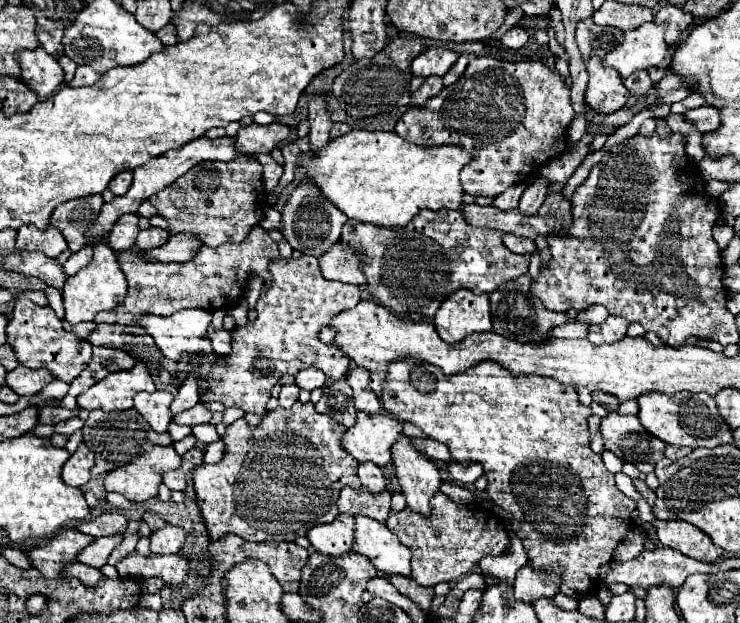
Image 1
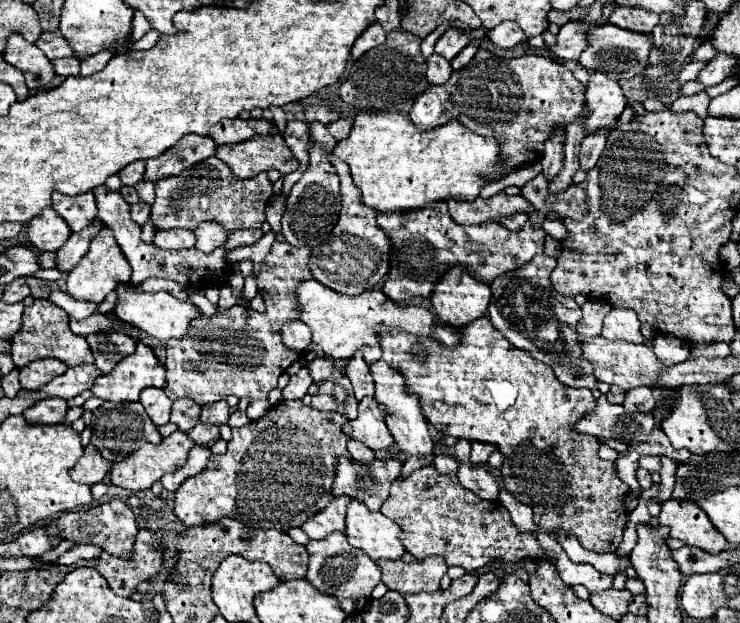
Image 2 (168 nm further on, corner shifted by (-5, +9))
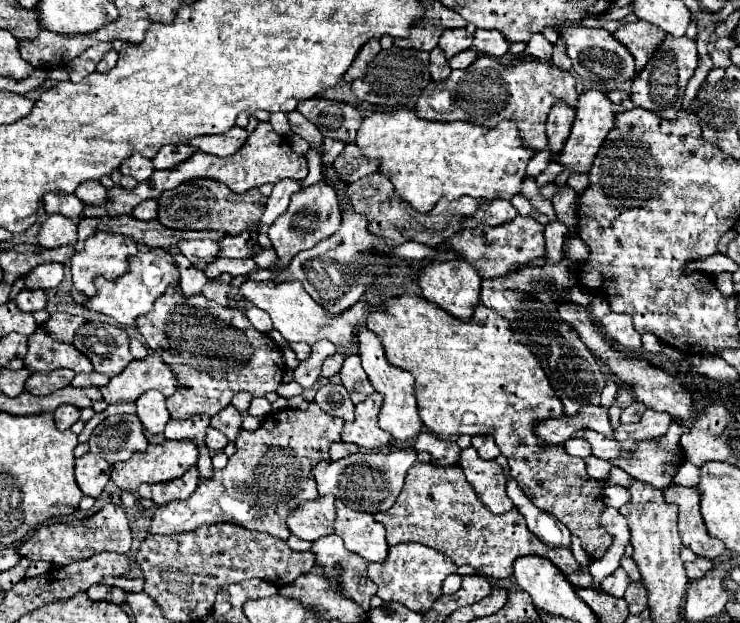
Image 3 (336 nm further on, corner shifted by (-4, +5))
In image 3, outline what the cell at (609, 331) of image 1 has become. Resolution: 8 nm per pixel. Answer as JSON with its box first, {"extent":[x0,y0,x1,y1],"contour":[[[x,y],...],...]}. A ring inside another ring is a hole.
{"extent":[600,313,642,351],"contour":[[[608,313],[600,319],[600,325],[602,325],[604,333],[618,345],[622,345],[630,351],[642,347],[640,333],[636,333],[636,329],[632,325],[632,317],[624,315],[624,313]]]}

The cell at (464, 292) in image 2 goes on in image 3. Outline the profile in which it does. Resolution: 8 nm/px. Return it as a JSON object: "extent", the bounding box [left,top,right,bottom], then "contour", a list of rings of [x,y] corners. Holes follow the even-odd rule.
{"extent":[420,261,480,321],"contour":[[[430,261],[420,269],[420,289],[424,299],[428,299],[430,303],[436,303],[438,307],[442,307],[446,313],[450,313],[456,319],[462,321],[470,321],[468,317],[472,317],[472,311],[480,299],[480,275],[476,273],[476,269],[472,269],[472,265],[468,265],[466,261]]]}

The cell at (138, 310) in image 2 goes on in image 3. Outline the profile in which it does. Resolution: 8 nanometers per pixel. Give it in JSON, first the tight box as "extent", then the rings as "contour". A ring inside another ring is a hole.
{"extent":[84,247,180,327],"contour":[[[158,247],[148,253],[138,253],[136,257],[132,257],[130,267],[122,277],[118,277],[114,281],[106,281],[104,277],[98,277],[96,279],[96,295],[88,297],[84,307],[104,313],[120,325],[134,327],[136,319],[142,313],[150,313],[154,307],[154,301],[166,291],[168,285],[176,283],[178,279],[180,279],[180,273],[178,273],[178,267],[172,263],[172,255],[166,249]]]}

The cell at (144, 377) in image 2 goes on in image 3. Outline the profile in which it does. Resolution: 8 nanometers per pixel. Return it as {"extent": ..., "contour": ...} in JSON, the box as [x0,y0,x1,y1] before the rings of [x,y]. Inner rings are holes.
{"extent":[100,355,176,403],"contour":[[[148,355],[142,361],[132,361],[122,373],[114,375],[108,385],[100,387],[106,403],[136,401],[150,389],[160,391],[164,397],[170,397],[176,391],[176,375],[160,355]]]}

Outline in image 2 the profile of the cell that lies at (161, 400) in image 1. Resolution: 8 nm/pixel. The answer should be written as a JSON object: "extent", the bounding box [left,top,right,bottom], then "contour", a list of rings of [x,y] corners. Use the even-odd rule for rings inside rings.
{"extent":[139,387,171,427],"contour":[[[149,387],[145,391],[141,391],[141,399],[139,399],[147,411],[147,415],[151,417],[151,421],[161,427],[165,423],[169,423],[169,415],[171,415],[171,399],[165,395],[163,389],[155,389]]]}

